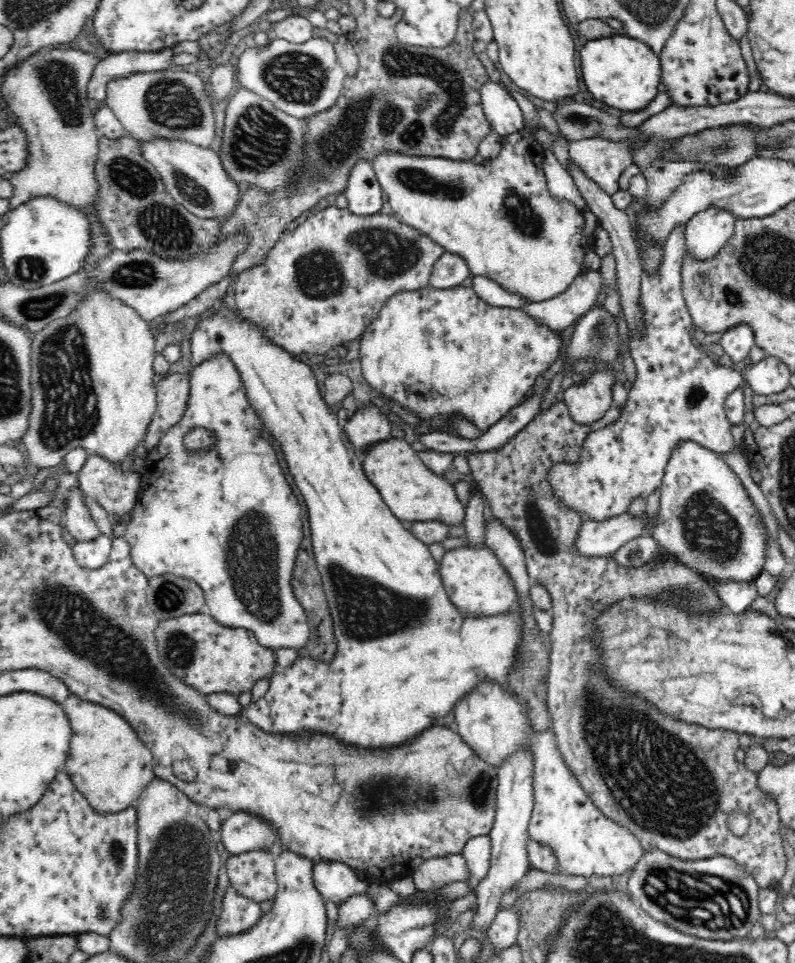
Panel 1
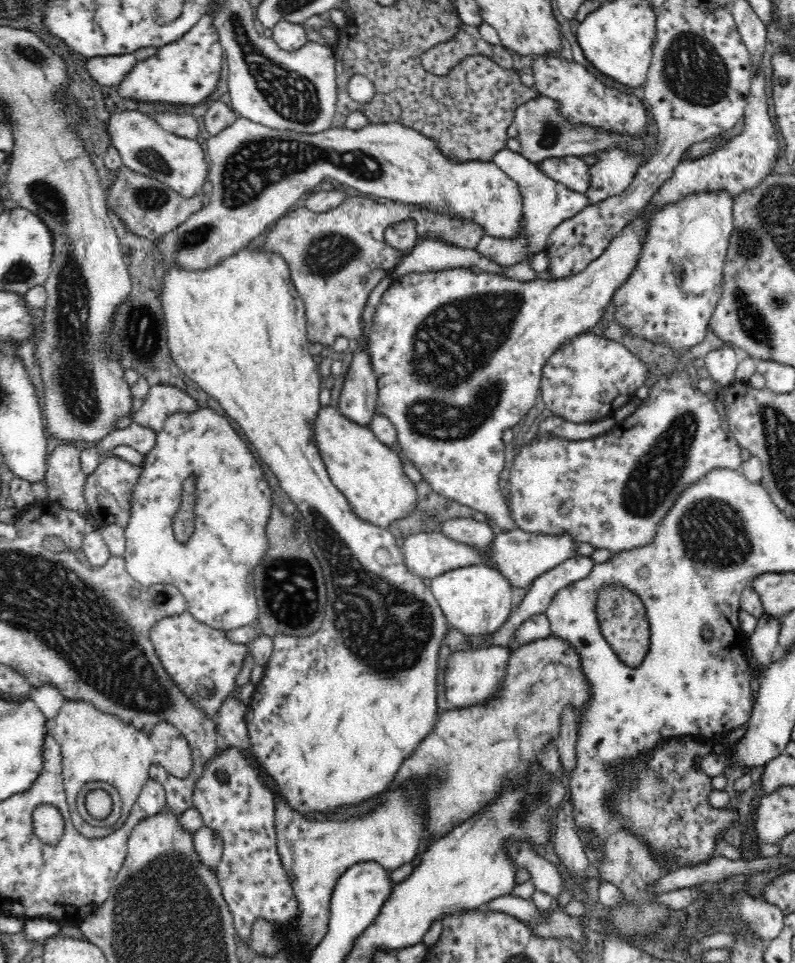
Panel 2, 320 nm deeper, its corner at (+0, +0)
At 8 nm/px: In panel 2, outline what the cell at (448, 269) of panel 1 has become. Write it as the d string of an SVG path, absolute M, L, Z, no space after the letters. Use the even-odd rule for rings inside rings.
M507 147L494 154L492 161L518 184L523 201L521 230L512 239L502 239L486 235L480 240L477 251L488 257L488 260L491 260L491 262L498 264L501 268L510 268L514 264L528 262L532 256L542 251L549 240L550 234L557 226L564 222L564 220L579 214L583 208L591 205L591 202L589 202L586 195L572 192L572 190L566 188L566 185L550 179L548 175L542 173L536 167L536 164Z

